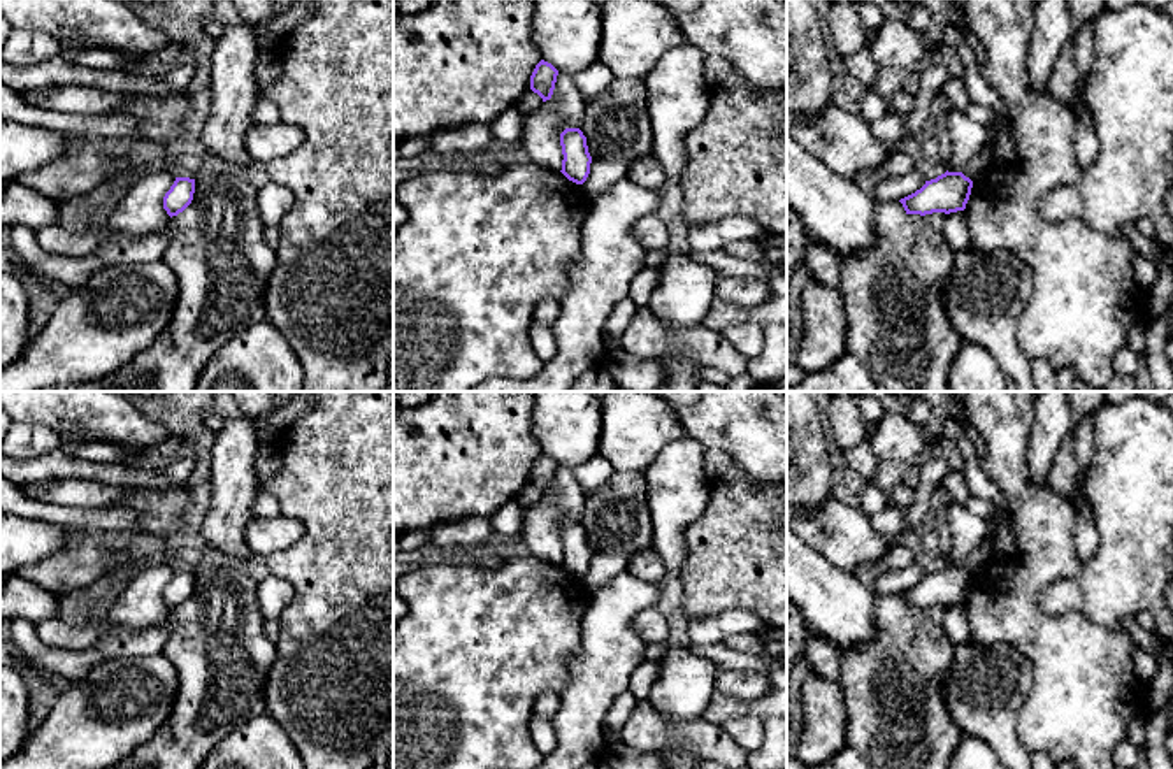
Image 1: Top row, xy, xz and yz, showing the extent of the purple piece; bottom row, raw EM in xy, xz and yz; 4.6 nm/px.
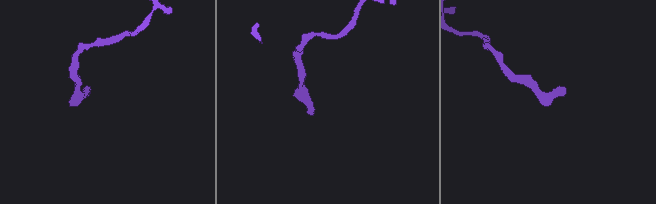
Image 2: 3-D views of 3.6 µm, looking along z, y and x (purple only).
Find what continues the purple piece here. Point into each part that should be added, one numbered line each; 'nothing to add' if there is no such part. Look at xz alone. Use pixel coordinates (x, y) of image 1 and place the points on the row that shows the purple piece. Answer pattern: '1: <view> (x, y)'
nothing to add

